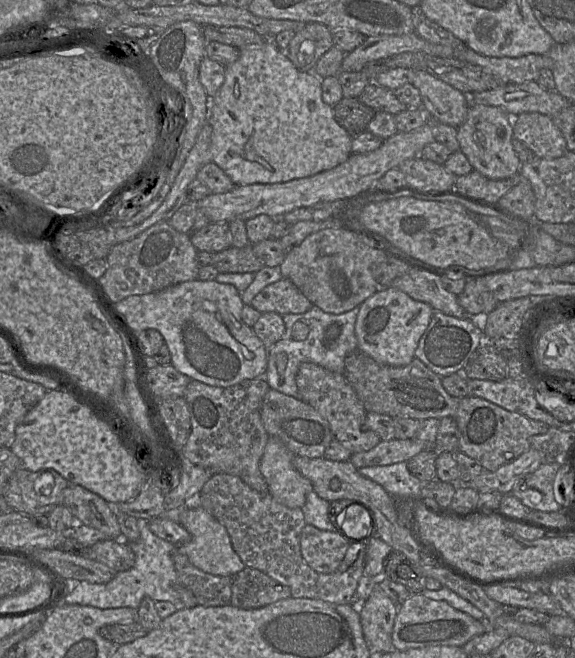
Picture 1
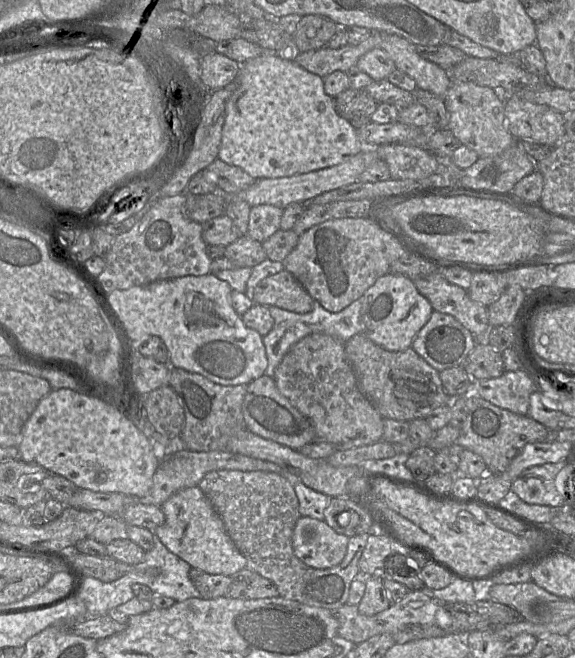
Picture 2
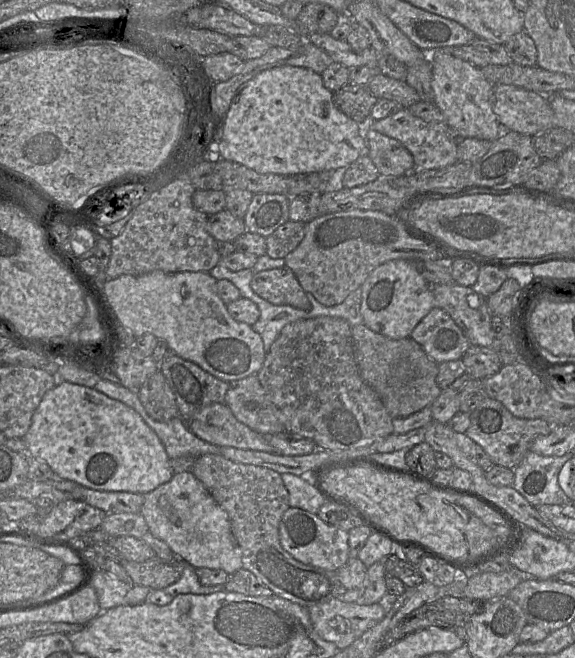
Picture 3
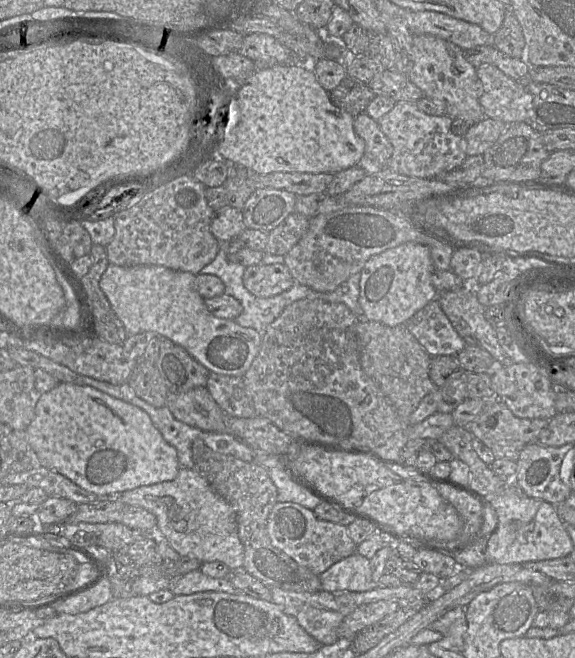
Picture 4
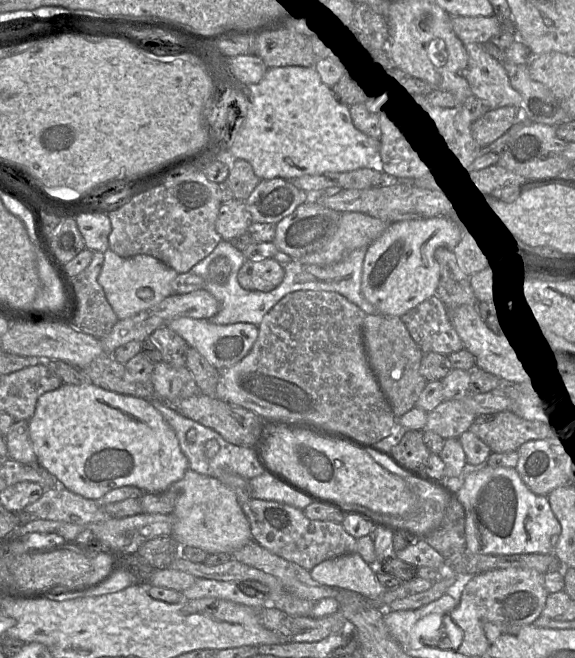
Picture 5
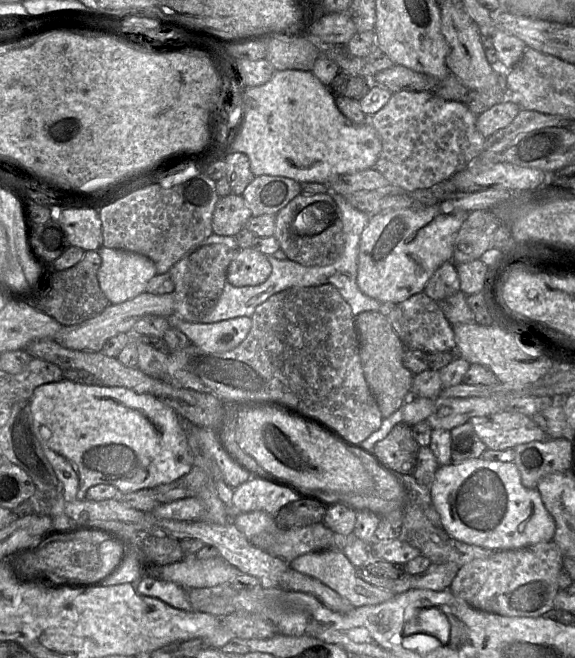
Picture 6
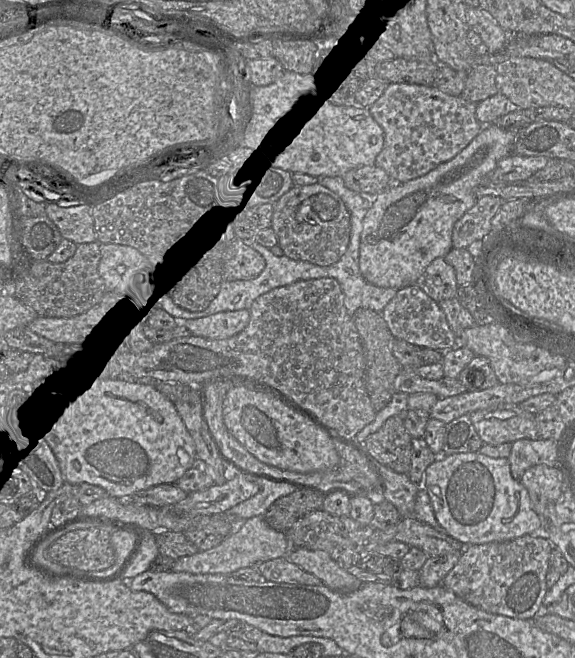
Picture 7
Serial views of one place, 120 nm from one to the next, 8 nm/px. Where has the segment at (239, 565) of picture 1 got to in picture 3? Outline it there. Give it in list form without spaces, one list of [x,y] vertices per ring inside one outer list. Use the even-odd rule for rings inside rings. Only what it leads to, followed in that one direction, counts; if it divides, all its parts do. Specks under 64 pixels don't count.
[[[193,472],[174,474],[170,481],[143,494],[140,513],[149,531],[194,568],[220,569],[228,574],[242,568],[242,550],[234,538],[227,512],[214,500]]]

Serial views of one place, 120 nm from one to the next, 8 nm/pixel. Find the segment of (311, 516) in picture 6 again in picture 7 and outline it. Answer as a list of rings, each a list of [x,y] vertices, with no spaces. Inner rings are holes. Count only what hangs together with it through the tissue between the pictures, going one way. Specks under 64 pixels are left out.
[[[301,487],[277,499],[263,515],[269,526],[286,533],[306,514],[323,509],[325,494],[319,490]]]

